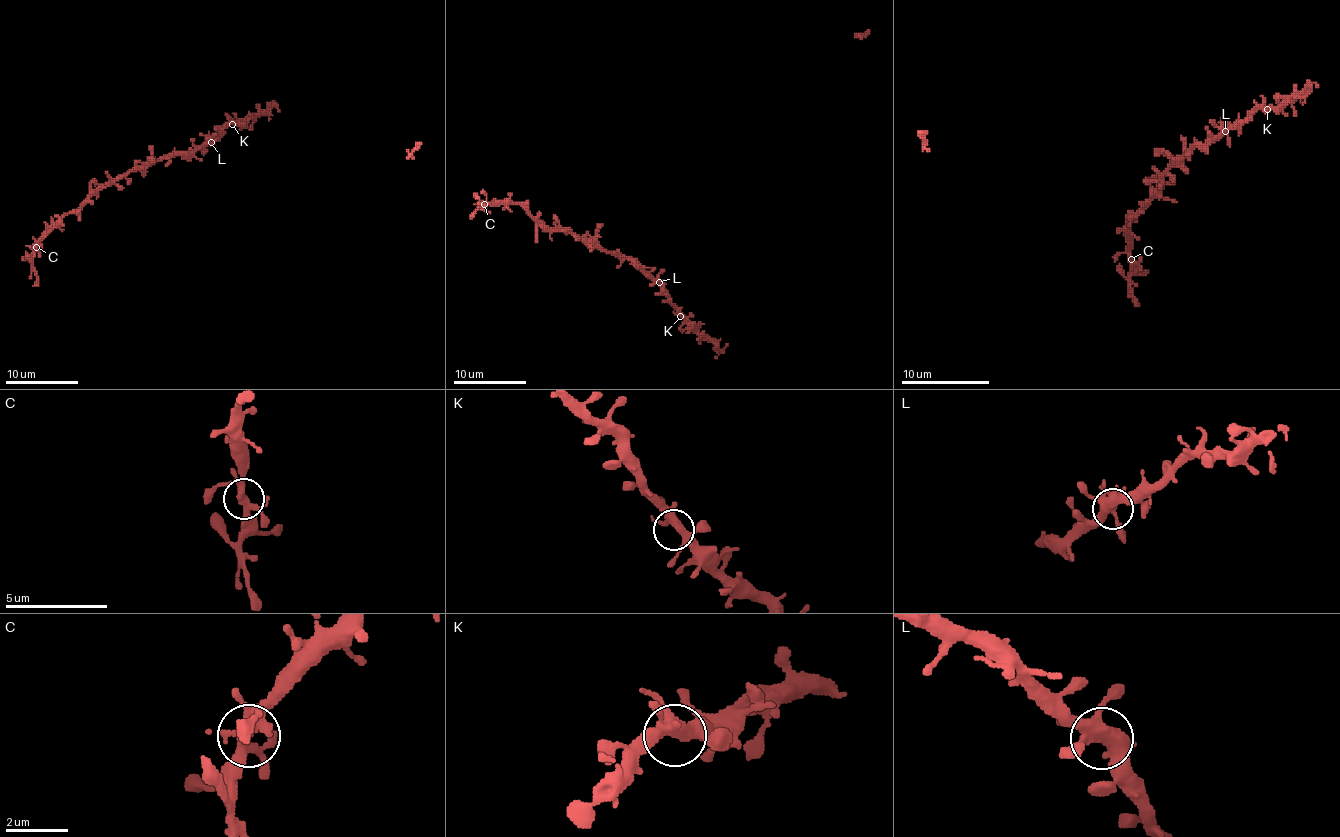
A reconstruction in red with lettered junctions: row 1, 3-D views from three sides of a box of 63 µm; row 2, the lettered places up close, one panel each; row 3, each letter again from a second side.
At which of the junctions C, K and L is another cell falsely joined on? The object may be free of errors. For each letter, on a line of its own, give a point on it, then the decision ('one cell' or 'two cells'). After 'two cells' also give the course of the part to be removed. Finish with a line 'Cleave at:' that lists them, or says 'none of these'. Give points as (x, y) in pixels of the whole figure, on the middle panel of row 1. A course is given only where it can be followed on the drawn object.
C: (484, 204) | one cell
K: (680, 316) | one cell
L: (659, 282) | one cell
Cleave at: none of these

